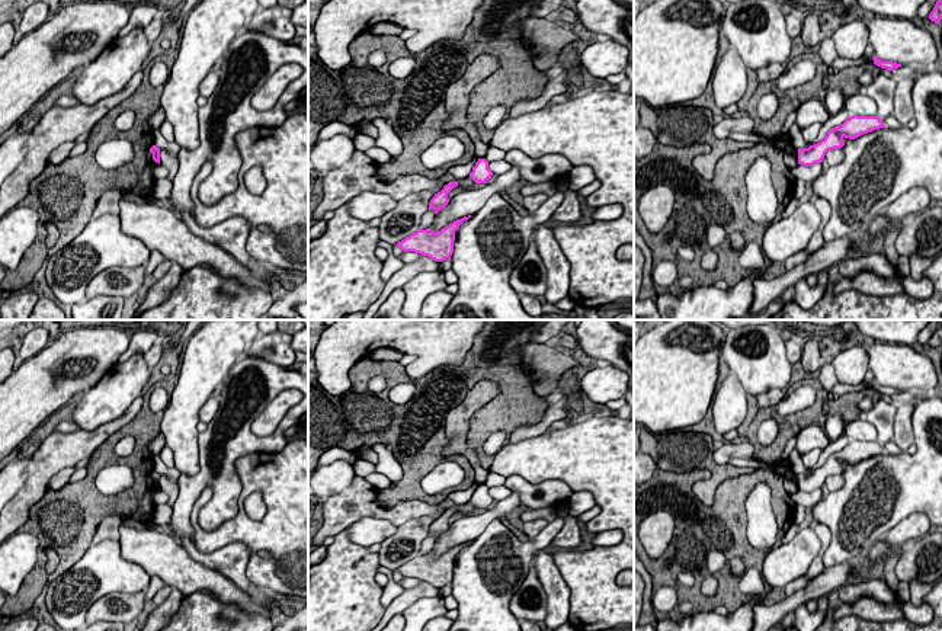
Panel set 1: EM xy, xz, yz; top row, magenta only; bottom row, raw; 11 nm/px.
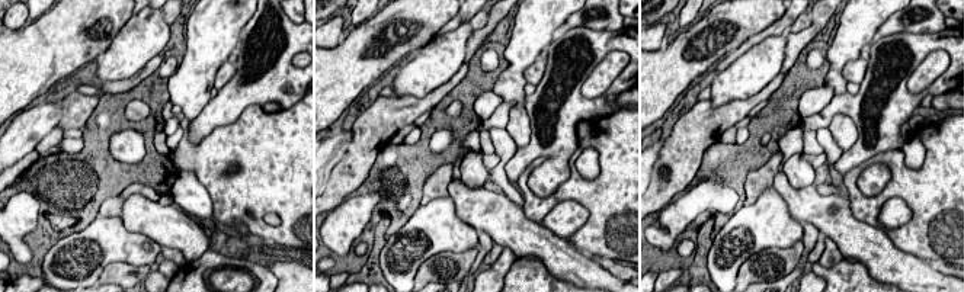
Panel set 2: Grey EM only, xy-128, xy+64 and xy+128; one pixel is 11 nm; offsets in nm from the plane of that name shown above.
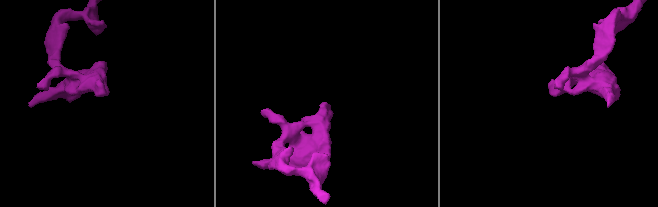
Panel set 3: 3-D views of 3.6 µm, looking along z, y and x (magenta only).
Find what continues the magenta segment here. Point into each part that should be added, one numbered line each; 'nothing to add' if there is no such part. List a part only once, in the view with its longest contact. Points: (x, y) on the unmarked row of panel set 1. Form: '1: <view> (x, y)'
nothing to add

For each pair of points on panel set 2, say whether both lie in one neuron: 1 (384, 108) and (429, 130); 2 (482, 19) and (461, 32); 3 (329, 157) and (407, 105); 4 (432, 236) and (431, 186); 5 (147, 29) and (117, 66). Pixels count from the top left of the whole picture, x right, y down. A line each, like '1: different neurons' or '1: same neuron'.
1: different neurons
2: different neurons
3: different neurons
4: different neurons
5: same neuron

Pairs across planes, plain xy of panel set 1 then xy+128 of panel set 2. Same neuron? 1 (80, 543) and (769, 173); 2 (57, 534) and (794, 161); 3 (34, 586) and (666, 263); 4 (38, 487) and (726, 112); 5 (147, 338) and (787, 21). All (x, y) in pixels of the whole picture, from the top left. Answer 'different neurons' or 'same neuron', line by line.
1: different neurons
2: different neurons
3: same neuron
4: same neuron
5: same neuron

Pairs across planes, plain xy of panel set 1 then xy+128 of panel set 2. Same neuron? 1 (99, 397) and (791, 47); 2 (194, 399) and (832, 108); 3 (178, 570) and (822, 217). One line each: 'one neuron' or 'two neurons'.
1: two neurons
2: two neurons
3: one neuron

